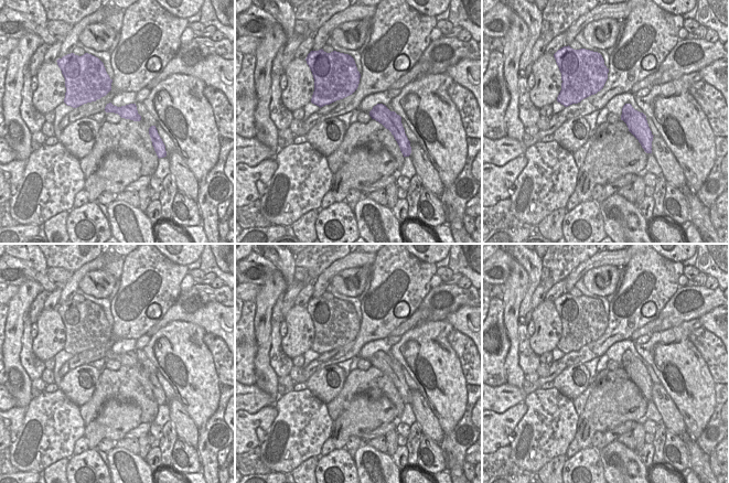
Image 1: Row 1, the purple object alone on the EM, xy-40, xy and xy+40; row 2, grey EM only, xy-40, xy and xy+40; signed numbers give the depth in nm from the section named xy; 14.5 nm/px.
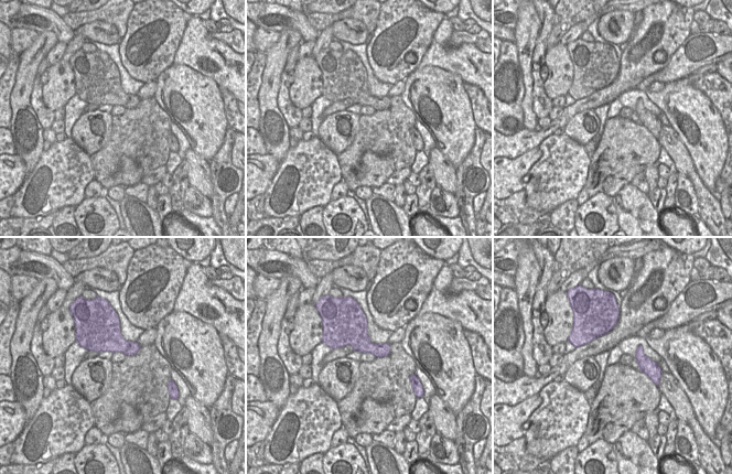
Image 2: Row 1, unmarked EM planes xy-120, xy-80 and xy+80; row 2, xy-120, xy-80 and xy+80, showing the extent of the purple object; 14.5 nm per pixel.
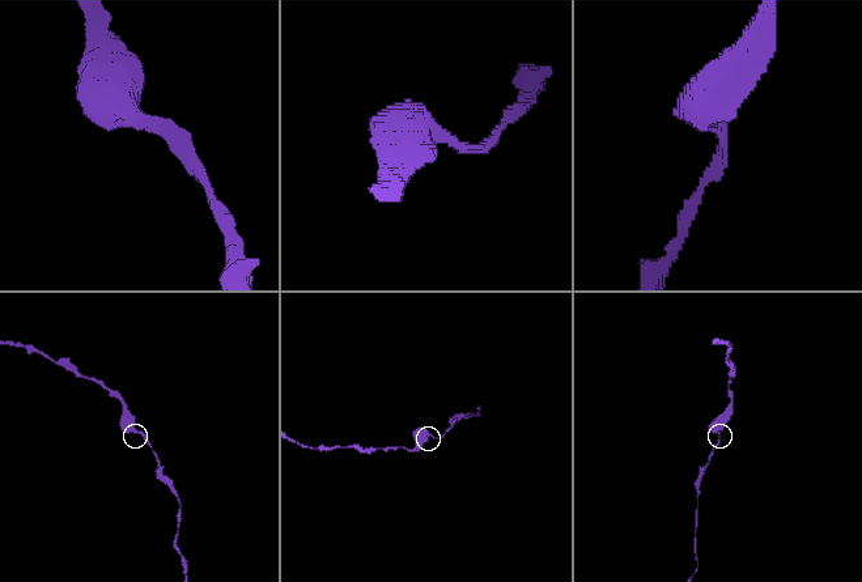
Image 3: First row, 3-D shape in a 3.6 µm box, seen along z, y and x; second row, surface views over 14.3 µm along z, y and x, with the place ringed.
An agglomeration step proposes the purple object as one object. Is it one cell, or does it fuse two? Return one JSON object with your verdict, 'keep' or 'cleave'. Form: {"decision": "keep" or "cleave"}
{"decision": "cleave"}

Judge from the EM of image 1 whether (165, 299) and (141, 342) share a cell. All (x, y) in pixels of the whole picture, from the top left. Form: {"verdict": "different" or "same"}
{"verdict": "different"}

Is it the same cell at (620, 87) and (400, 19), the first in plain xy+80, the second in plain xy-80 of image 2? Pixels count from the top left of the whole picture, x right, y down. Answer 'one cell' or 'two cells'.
one cell

